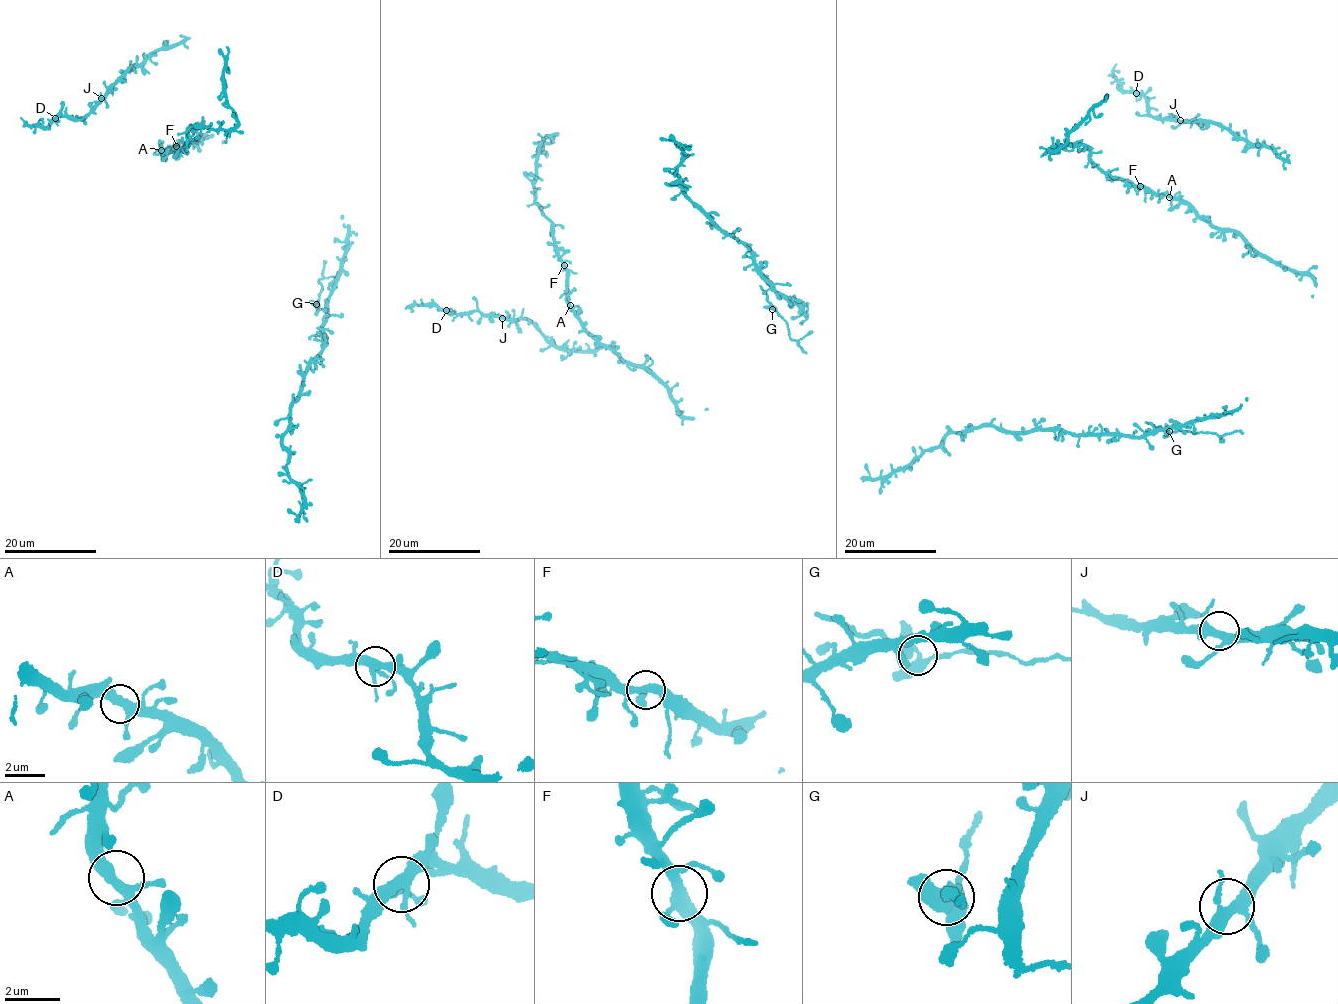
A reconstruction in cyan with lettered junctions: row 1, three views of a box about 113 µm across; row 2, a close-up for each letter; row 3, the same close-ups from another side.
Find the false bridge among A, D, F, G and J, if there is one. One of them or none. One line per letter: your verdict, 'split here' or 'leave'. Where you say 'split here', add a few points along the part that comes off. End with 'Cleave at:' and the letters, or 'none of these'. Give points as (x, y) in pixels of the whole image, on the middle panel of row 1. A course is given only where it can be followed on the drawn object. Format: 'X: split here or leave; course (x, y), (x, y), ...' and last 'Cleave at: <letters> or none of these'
A: leave
D: leave
F: leave
G: leave
J: leave
Cleave at: none of these

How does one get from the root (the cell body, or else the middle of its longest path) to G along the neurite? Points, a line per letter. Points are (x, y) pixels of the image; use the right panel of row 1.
G: (1246, 398), (1239, 409), (1226, 414), (1149, 429), (1151, 424), (1169, 431)

